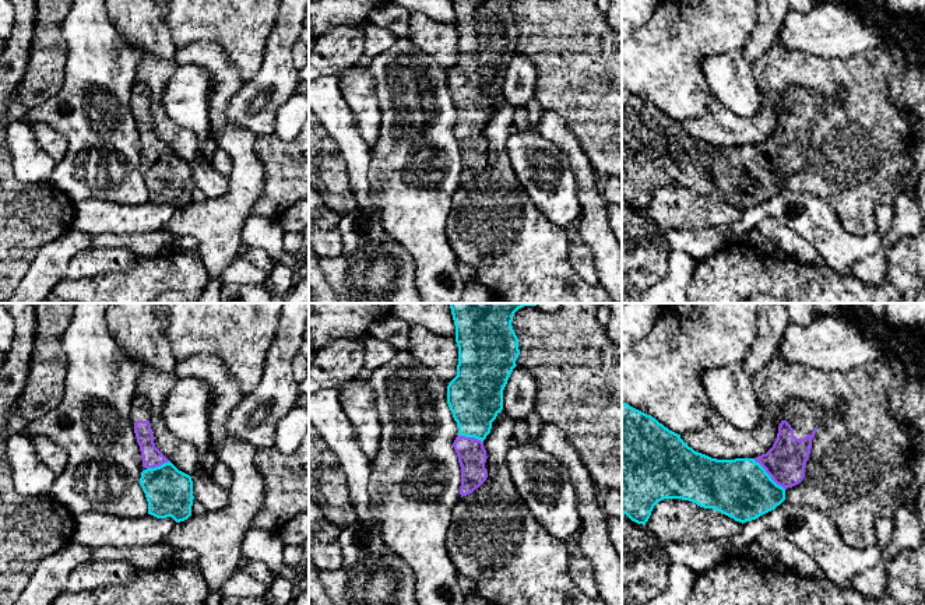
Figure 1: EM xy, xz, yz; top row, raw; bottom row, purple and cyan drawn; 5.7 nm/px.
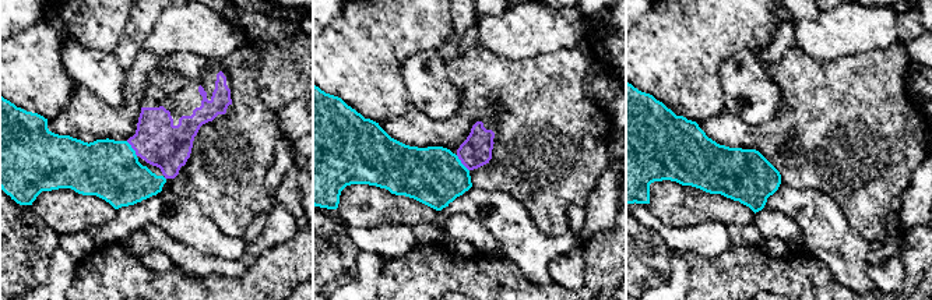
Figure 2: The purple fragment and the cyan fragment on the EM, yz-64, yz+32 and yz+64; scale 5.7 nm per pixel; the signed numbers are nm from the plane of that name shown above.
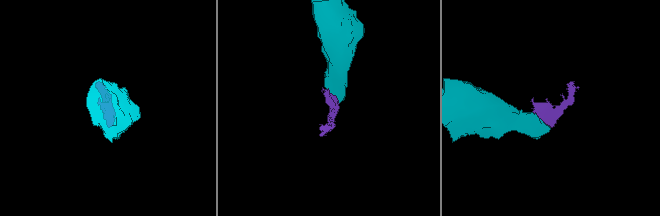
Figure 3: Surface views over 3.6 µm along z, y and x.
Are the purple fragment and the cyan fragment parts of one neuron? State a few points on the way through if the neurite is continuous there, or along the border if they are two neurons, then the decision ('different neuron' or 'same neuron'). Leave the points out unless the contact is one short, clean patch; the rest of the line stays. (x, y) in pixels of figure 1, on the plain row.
runs through yz (785, 148), (769, 161), (758, 172), (741, 175); same neuron

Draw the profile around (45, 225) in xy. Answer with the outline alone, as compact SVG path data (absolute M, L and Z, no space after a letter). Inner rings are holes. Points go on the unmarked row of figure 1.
M10 0L14 24L0 57L0 303L7 303L39 249L71 229L74 203L50 182L27 184L15 179L7 145L8 106L22 81L36 22L36 0Z

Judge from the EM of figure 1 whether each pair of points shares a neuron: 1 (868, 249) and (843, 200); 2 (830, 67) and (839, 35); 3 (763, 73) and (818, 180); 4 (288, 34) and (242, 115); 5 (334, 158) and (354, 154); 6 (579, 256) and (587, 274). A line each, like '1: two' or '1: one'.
1: two
2: two
3: one
4: one
5: two
6: one

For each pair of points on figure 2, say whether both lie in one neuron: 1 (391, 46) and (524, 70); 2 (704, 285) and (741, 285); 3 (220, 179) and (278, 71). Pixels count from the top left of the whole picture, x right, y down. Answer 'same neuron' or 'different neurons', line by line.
1: different neurons
2: same neuron
3: different neurons

